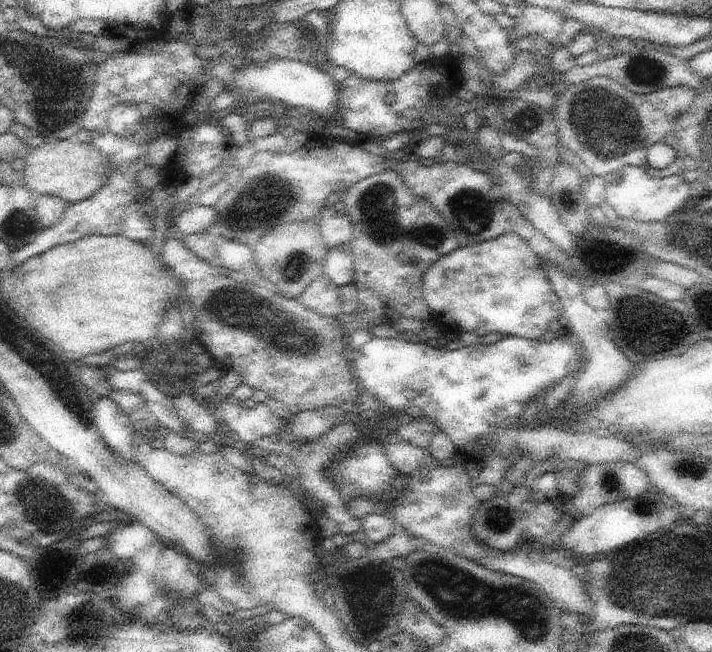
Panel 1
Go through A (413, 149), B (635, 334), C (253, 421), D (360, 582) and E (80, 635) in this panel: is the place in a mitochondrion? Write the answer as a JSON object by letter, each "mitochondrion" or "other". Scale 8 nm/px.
{"A":"other","B":"mitochondrion","C":"other","D":"mitochondrion","E":"other"}

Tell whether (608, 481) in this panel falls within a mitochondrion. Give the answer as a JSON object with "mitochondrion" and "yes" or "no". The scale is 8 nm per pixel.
{"mitochondrion":"yes"}

